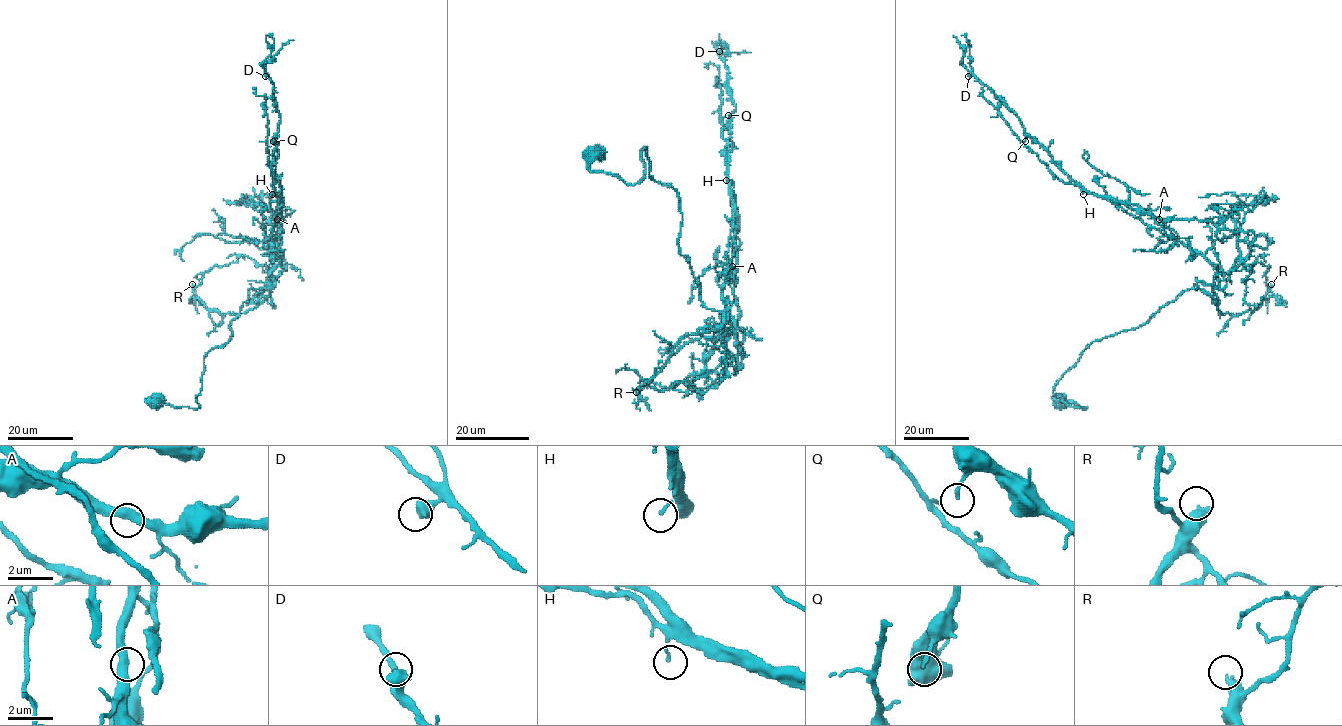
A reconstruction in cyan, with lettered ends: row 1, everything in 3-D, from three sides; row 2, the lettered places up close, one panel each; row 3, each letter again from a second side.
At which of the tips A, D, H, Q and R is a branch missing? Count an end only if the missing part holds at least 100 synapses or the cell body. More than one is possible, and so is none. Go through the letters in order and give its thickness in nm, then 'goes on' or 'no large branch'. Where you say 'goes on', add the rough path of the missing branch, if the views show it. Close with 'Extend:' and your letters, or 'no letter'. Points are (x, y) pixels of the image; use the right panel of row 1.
A: calibre 400 nm; no large branch
D: calibre 550 nm; no large branch
H: calibre 110 nm; no large branch
Q: calibre 140 nm; no large branch
R: calibre 460 nm; goes on; course (1271, 284), (1267, 282), (1274, 273), (1276, 261), (1266, 237), (1263, 239), (1264, 224)
Extend: R

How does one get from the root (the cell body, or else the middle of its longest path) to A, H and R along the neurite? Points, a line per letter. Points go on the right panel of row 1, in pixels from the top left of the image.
A: (1058, 399), (1087, 407), (1053, 388), (1093, 341), (1218, 285), (1217, 228), (1159, 219)
H: (1058, 399), (1087, 407), (1053, 388), (1093, 341), (1145, 324), (1198, 282), (1218, 285), (1200, 253), (1083, 194)
R: (1058, 399), (1086, 408), (1057, 396), (1056, 382), (1093, 341), (1145, 324), (1185, 291), (1239, 314), (1271, 284)

